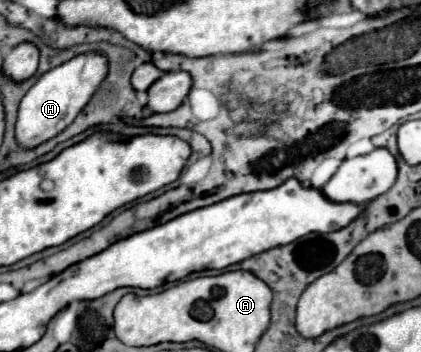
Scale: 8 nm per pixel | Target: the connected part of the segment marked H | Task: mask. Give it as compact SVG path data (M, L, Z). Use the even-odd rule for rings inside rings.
M100 52L78 54L72 60L44 72L38 82L26 92L20 102L18 122L16 122L16 140L24 148L34 148L58 132L62 132L78 112L88 104L92 94L98 90L102 80L108 76L108 58Z

